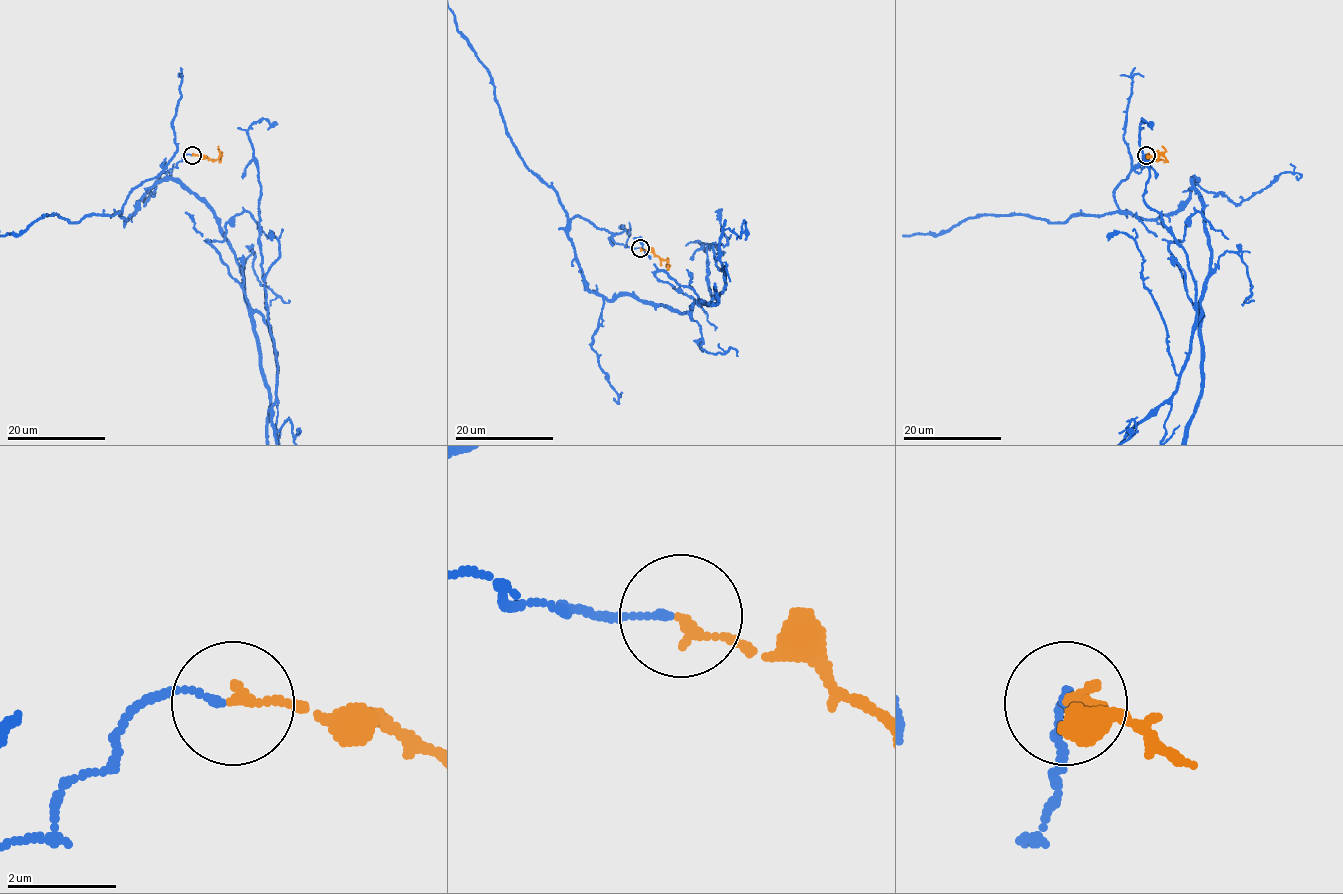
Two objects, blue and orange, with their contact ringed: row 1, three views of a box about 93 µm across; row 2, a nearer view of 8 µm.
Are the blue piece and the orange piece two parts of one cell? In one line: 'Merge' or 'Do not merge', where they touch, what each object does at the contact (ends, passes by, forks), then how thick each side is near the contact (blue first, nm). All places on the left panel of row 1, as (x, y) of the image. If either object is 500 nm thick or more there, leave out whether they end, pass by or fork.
Merge. Place: (192, 155). At the ring blue ends. At the ring orange ends. Thickness 110 nm (blue) against 190 nm

